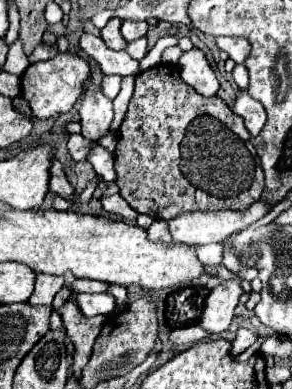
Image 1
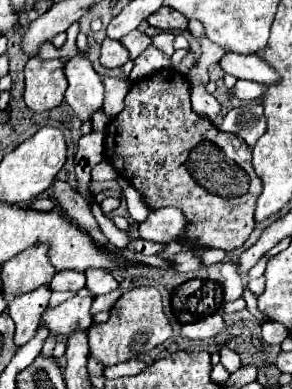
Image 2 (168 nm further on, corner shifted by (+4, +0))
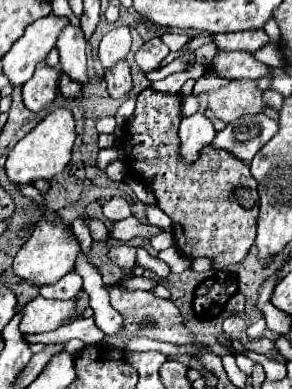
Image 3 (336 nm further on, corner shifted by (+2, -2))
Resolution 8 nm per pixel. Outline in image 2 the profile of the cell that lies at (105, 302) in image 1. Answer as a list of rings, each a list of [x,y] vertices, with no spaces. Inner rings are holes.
[[[75,295],[57,307],[47,307],[41,313],[41,327],[65,337],[69,337],[75,331],[87,331],[93,323],[89,307],[91,297]]]

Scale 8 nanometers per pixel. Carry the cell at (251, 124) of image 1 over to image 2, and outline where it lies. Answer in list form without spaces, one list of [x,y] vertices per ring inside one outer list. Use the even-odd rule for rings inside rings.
[[[249,101],[239,107],[233,107],[223,117],[219,131],[233,133],[241,141],[245,141],[249,147],[253,147],[257,143],[257,139],[265,133],[265,127],[267,127],[267,121],[263,115],[263,105]]]

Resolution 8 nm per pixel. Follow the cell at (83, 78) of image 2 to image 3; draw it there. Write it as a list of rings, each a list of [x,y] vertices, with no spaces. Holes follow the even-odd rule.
[[[67,25],[59,39],[57,39],[57,49],[59,49],[59,69],[71,77],[71,81],[79,85],[89,83],[87,75],[87,41],[85,35],[79,27]]]

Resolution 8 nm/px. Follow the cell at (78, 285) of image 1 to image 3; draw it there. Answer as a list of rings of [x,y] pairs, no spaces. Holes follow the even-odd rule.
[[[71,271],[57,283],[41,287],[39,293],[47,299],[75,299],[75,295],[81,291],[81,283],[81,277],[75,271]]]

